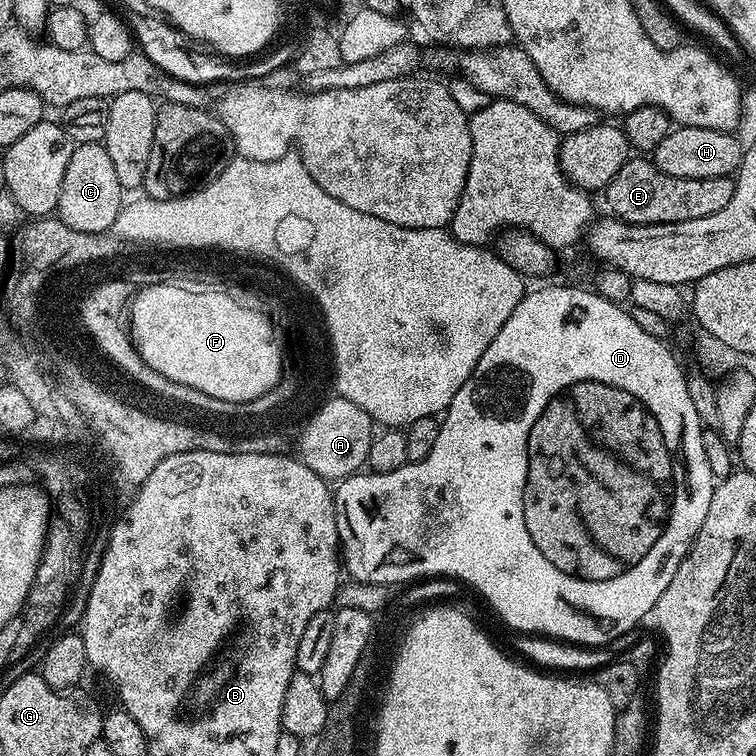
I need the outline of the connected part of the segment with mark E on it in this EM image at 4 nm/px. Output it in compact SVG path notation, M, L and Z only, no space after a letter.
M629 158L609 182L606 195L612 207L611 215L617 220L624 220L628 224L665 224L690 222L690 218L706 218L706 214L715 214L728 205L735 185L732 176L701 180L674 178L674 174L662 174L651 159Z

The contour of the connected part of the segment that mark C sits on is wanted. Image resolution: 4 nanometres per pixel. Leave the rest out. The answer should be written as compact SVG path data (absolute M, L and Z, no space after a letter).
M103 143L75 145L66 166L66 178L62 178L62 192L58 194L55 215L59 220L70 230L108 232L125 203L126 190L118 182L114 162L110 162Z

